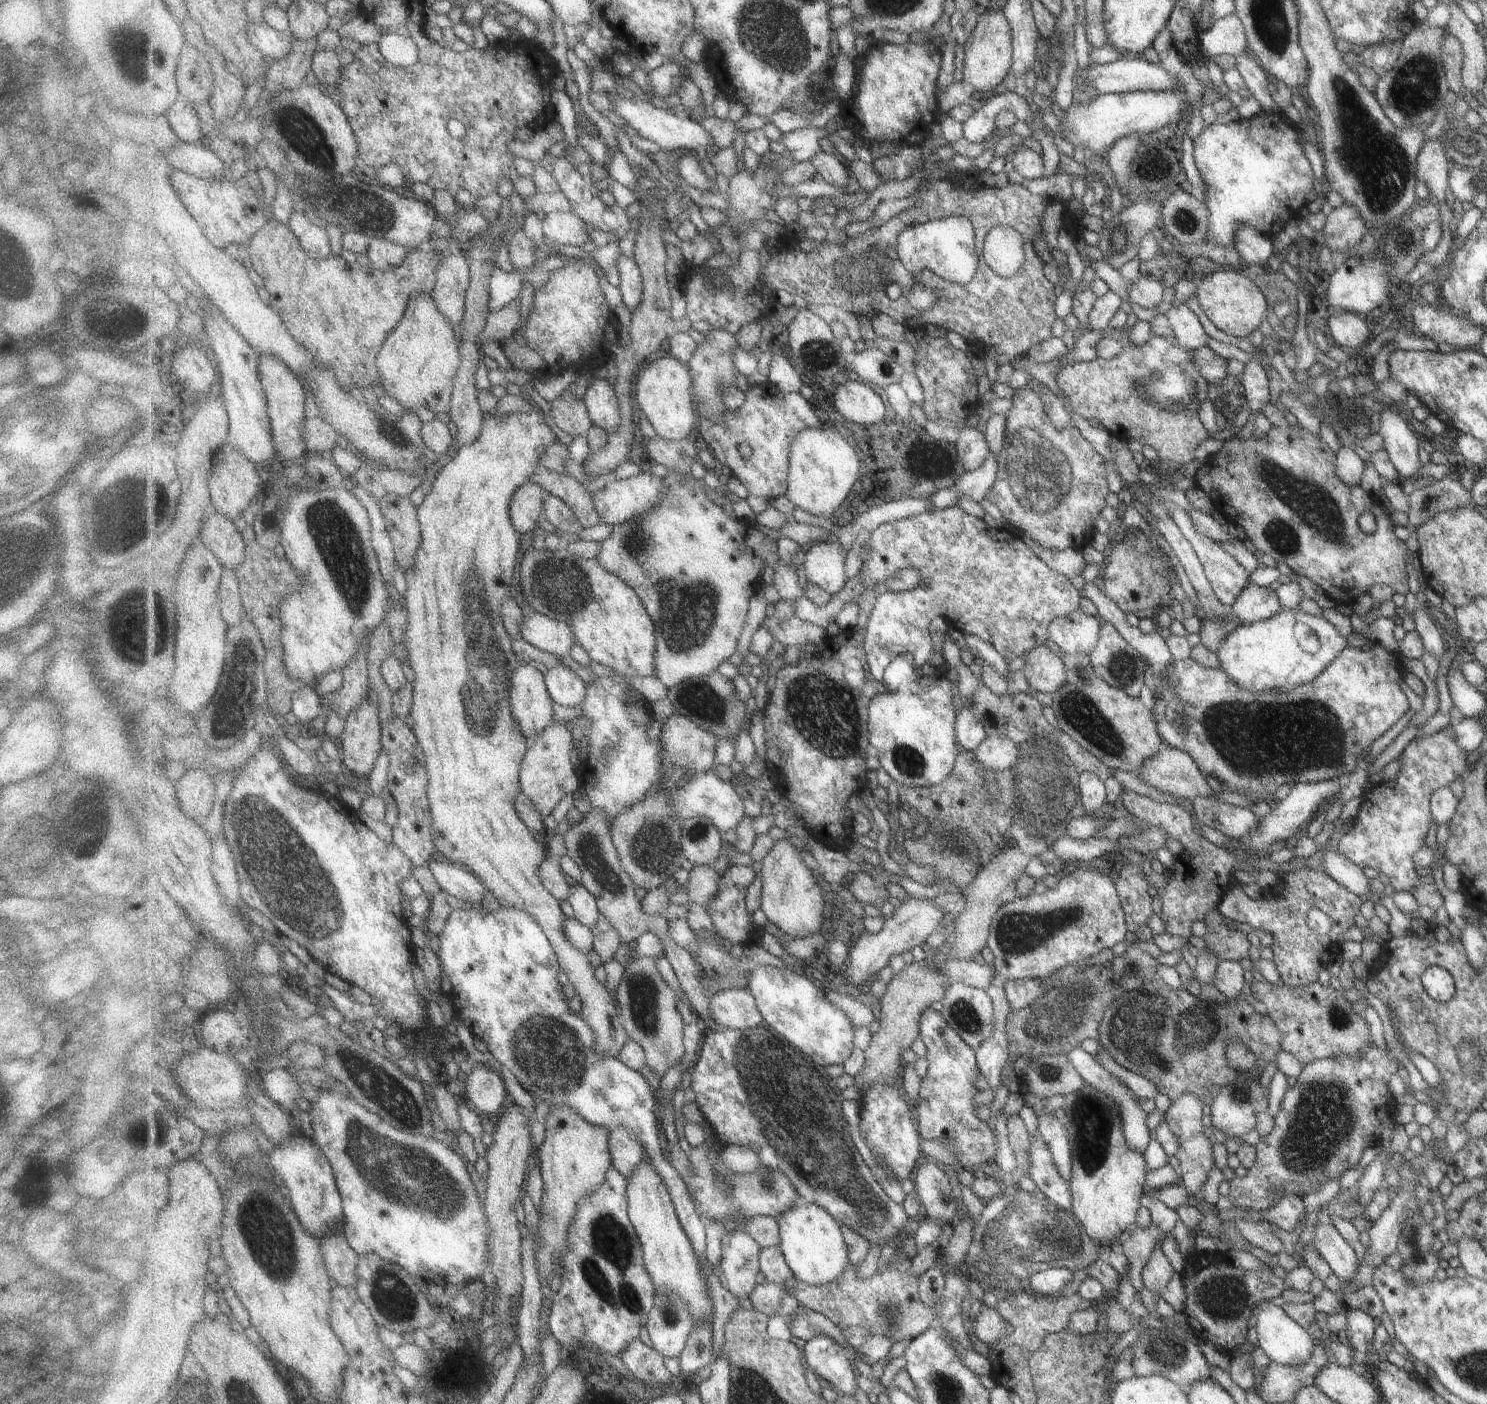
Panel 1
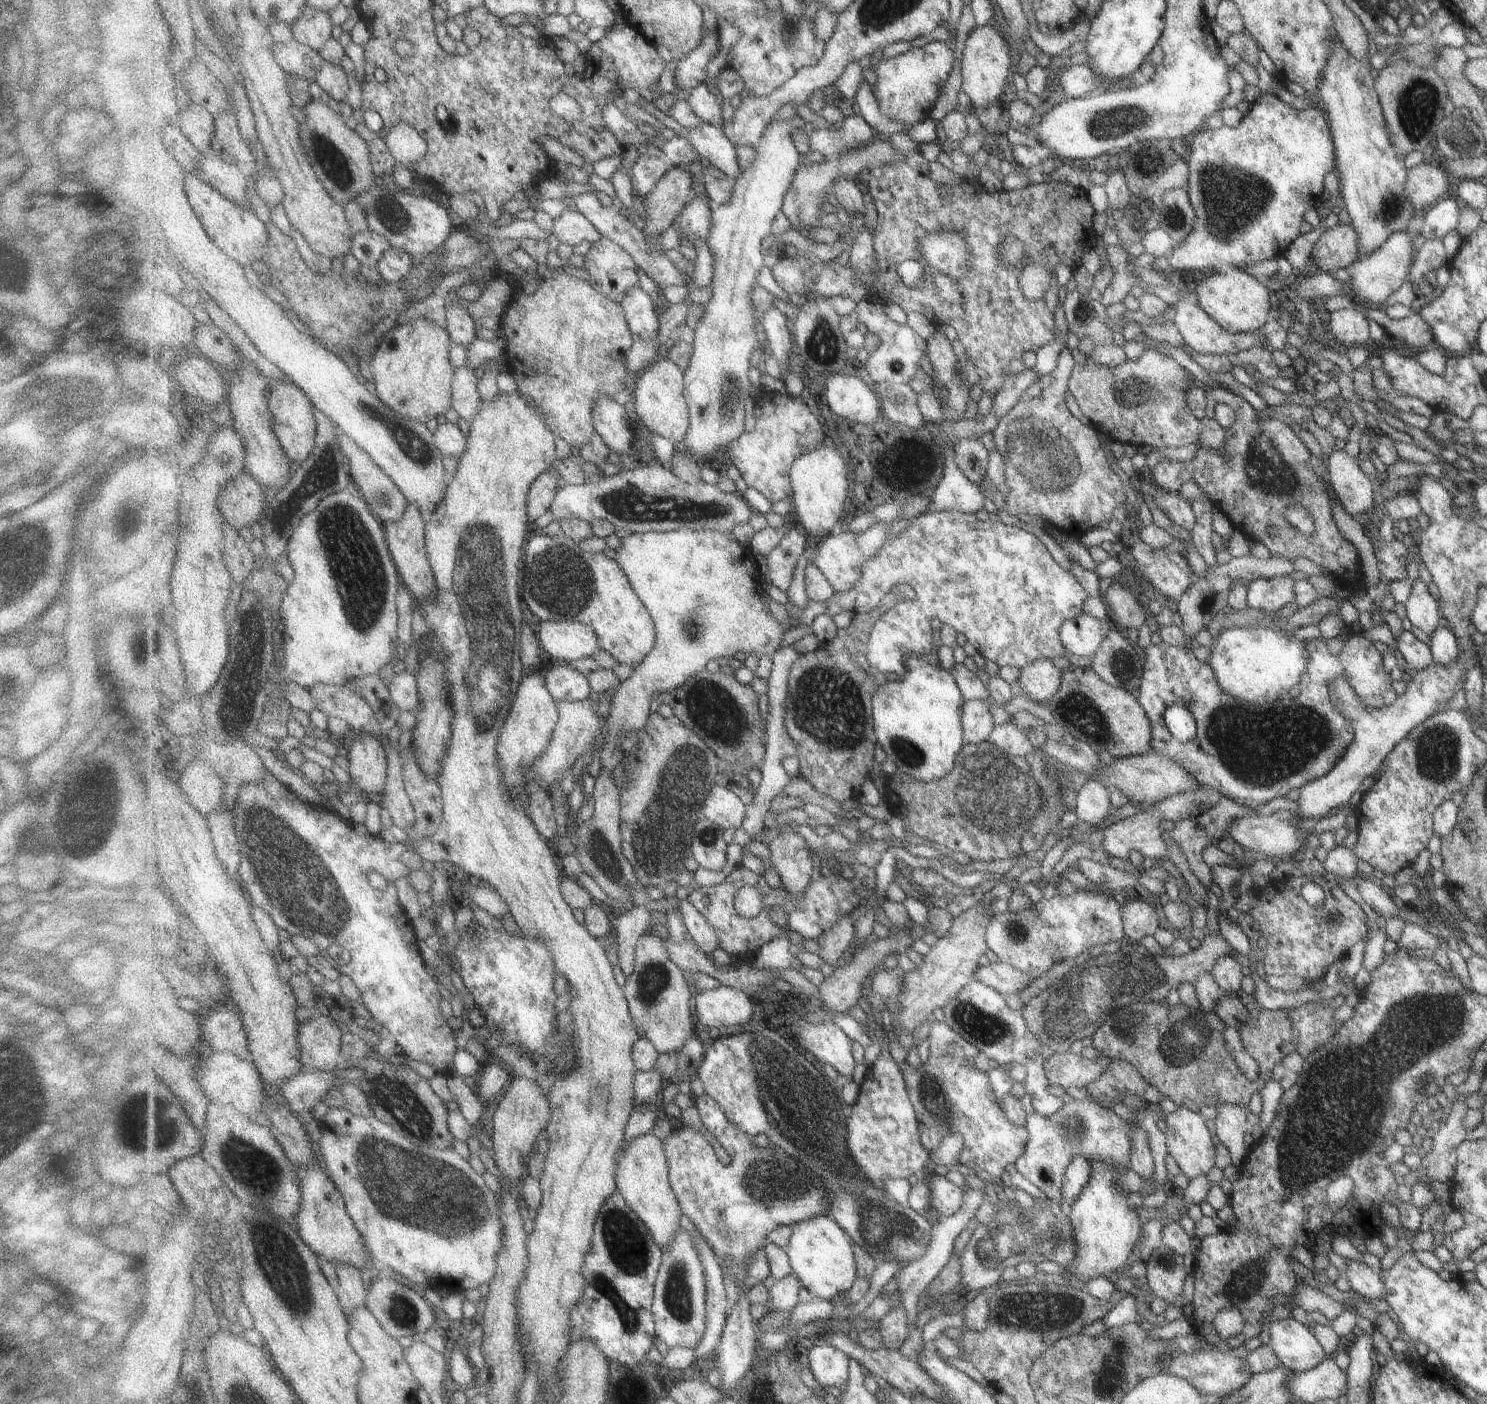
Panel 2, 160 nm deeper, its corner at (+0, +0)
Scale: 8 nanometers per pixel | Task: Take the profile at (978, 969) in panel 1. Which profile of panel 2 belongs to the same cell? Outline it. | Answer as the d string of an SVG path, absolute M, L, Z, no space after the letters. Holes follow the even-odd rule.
M999 960L987 966L980 966L976 970L975 978L1004 994L1022 991L1035 980L1033 975Z

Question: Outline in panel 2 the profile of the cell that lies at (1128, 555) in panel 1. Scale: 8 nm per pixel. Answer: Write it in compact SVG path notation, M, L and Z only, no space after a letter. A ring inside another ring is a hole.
M1111 582L1102 600L1108 610L1107 618L1110 622L1115 621L1114 624L1119 624L1126 629L1138 629L1142 625L1147 612L1144 598L1138 597L1136 601L1133 594L1126 590L1125 586L1121 586L1121 583Z

